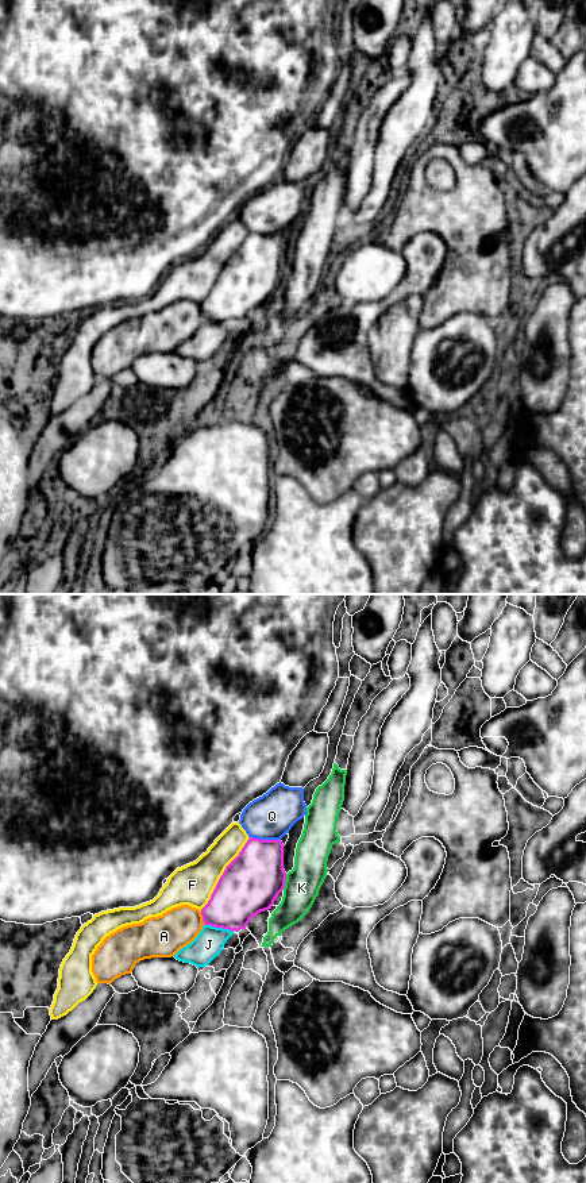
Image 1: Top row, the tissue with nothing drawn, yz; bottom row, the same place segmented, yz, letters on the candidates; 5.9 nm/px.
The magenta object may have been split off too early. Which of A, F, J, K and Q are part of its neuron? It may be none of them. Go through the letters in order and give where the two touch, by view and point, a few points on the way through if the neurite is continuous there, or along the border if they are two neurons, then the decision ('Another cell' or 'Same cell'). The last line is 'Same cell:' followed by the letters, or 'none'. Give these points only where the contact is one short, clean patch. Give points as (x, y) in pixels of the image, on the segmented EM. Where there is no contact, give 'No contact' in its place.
A: Touches magenta at yz (203, 917). Another cell
F: Touches magenta at yz (223, 874). Another cell
J: Touches magenta at yz (219, 927). Another cell
K: Touches magenta at yz (284, 882). Another cell
Q: Touches magenta at yz (265, 840). Another cell
Same cell: none

